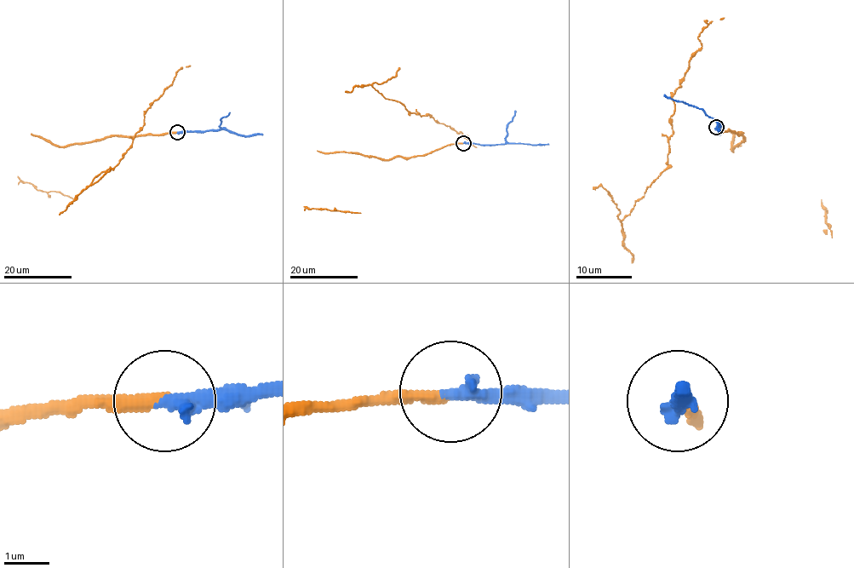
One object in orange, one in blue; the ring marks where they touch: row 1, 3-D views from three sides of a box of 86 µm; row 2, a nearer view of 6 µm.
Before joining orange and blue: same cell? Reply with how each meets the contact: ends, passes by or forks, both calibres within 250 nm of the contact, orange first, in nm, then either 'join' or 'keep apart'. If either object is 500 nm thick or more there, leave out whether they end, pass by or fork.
orange ends there; blue ends there; 280 nm thick on the orange side, 360 nm on the other; join

